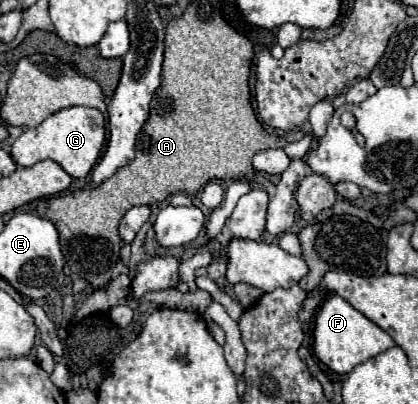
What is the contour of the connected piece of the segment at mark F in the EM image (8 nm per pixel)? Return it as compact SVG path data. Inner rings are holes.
M337 294L327 296L323 306L319 308L313 338L317 358L337 374L349 374L357 364L395 346L395 340L385 330L381 330L375 322L365 318L359 310L355 310L347 300L343 300Z

